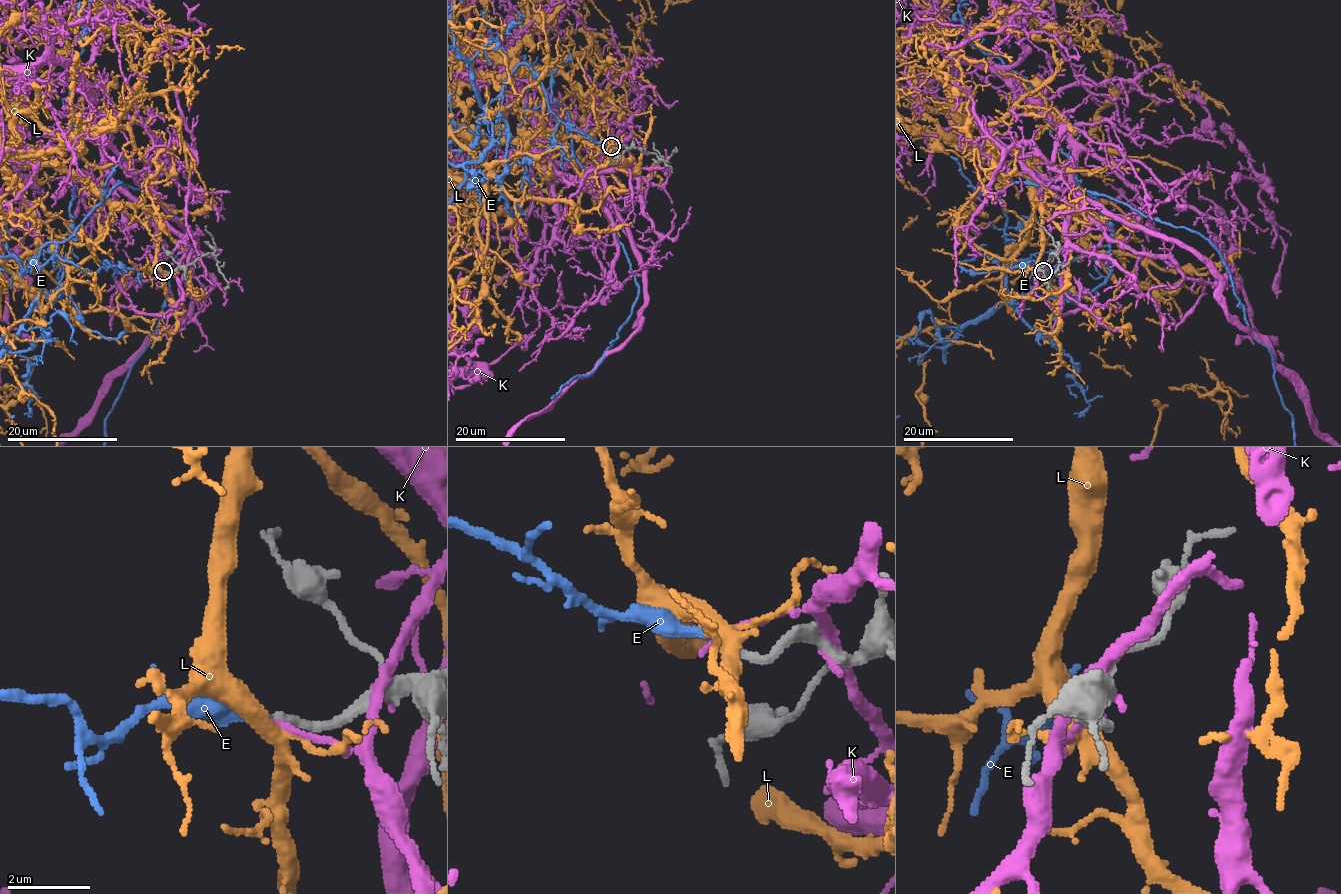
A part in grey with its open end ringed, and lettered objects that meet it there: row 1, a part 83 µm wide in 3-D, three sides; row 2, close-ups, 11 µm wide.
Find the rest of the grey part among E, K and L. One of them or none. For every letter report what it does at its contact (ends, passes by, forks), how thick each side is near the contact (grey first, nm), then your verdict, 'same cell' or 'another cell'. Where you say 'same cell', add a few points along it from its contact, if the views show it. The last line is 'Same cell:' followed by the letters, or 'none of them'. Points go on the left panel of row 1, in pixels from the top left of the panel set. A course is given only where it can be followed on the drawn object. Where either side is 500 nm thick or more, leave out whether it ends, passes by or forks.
E: it ends; calibres 240 and 240 nm; same cell
K: it ends; calibres 240 and 160 nm; another cell
L: it forks; calibres 240 and 360 nm; another cell
Same cell: E

